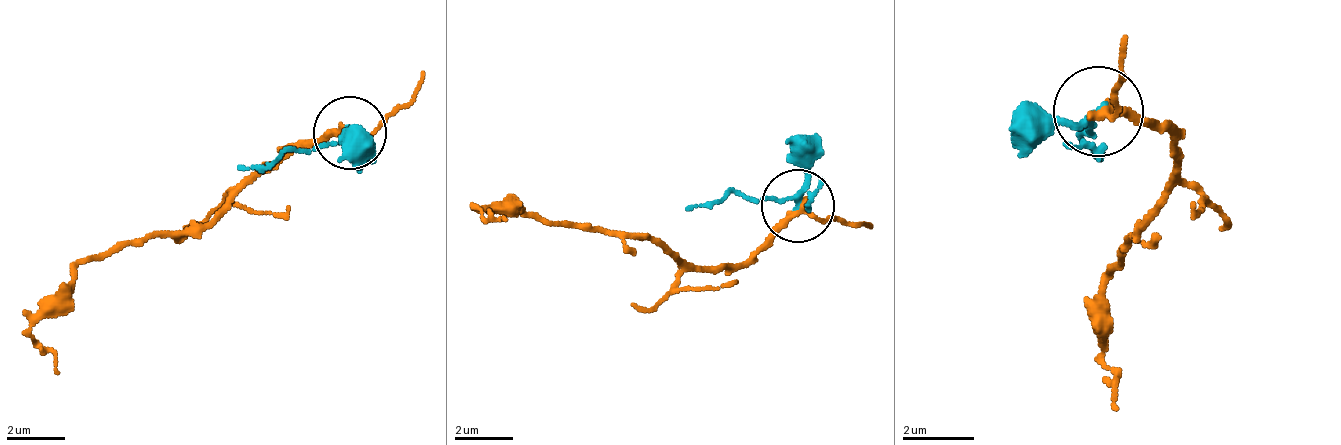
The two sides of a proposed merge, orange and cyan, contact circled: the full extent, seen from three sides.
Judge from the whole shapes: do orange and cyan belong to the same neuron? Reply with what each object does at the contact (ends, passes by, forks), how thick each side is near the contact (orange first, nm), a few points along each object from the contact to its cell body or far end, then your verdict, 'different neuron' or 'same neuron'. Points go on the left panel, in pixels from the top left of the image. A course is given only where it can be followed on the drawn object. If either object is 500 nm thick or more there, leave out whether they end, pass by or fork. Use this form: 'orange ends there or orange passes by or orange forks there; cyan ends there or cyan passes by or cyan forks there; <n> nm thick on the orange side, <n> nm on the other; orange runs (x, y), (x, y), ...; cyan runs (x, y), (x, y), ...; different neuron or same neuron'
orange passes by; cyan forks there; 220 nm thick on the orange side, 140 nm on the other; orange runs (348, 131), (283, 152), (203, 225), (93, 254), (35, 327), (57, 371); cyan runs (348, 131), (239, 167); different neuron

